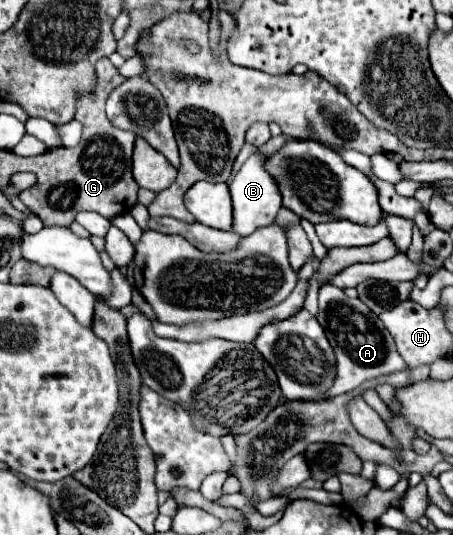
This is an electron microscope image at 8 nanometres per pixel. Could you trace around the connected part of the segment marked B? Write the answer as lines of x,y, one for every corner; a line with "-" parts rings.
255,151
241,167
241,171
235,175
235,179
229,185
231,197
233,197
233,231
247,237
259,227
267,227
275,223
275,217
281,209
281,193
275,177
265,169
269,155

